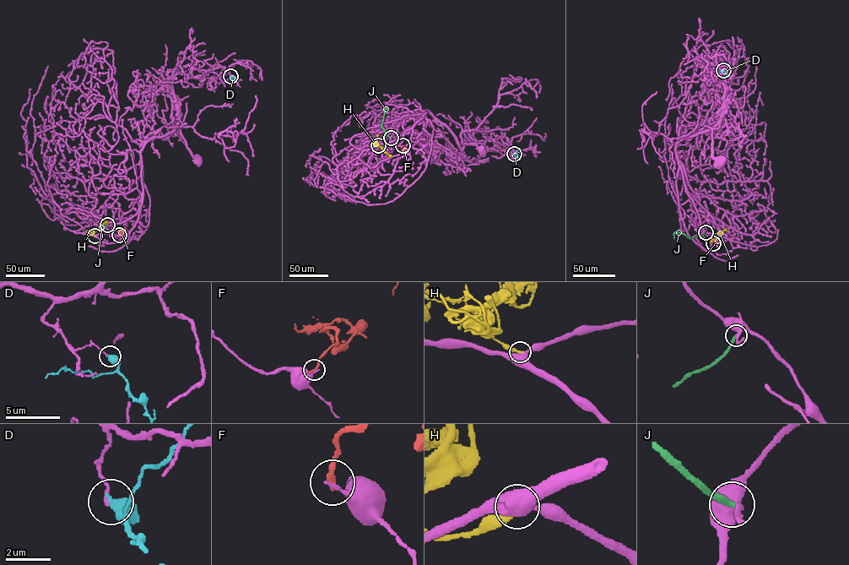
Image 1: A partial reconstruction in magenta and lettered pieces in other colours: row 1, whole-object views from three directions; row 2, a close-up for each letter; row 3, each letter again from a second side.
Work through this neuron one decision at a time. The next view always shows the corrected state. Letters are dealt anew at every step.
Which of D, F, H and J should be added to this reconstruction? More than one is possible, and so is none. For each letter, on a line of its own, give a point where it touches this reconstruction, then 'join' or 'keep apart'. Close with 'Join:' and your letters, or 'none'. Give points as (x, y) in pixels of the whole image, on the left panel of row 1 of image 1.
D: contact (230, 76); keep apart
F: contact (119, 235); keep apart
H: contact (94, 236); keep apart
J: contact (107, 225); keep apart
Join: none

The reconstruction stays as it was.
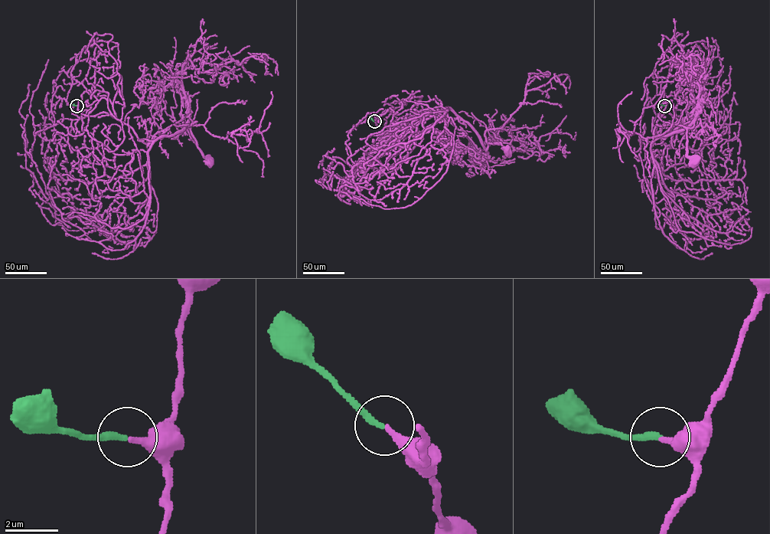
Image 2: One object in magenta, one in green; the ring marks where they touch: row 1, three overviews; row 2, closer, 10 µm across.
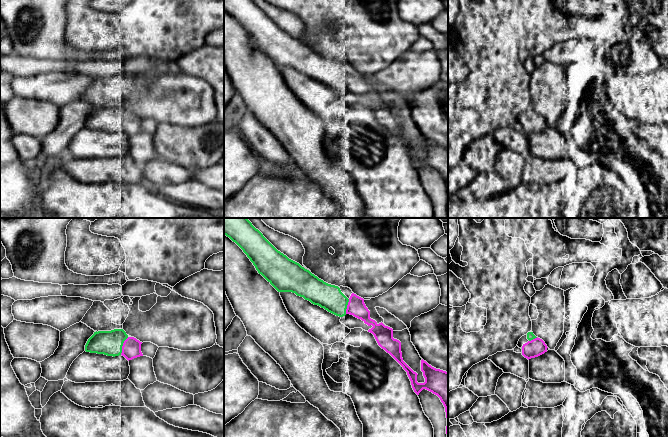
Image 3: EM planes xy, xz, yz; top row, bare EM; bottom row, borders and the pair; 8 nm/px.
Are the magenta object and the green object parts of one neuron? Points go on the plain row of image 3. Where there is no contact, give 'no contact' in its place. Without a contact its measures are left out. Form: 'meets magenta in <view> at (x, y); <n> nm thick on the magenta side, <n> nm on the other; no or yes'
meets magenta in xy at (122, 122); 150 nm thick on the magenta side, 200 nm on the other; yes

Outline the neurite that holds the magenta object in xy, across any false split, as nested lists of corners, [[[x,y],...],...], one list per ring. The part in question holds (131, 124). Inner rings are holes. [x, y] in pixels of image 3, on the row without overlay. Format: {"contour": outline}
{"contour": [[[123,105],[96,107],[88,115],[85,127],[107,132],[124,132],[128,137],[143,132],[141,120],[134,113],[129,113]]]}

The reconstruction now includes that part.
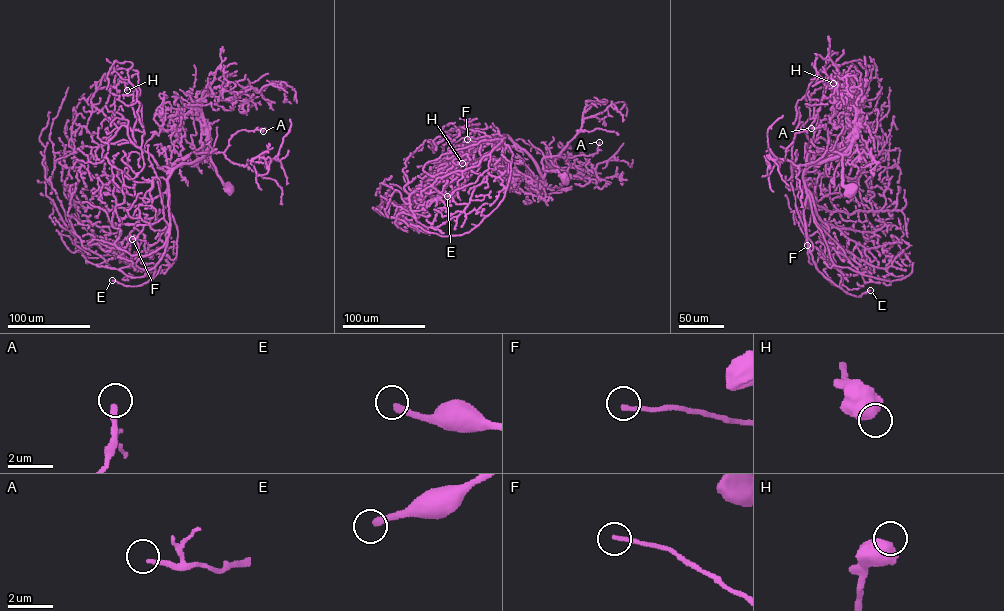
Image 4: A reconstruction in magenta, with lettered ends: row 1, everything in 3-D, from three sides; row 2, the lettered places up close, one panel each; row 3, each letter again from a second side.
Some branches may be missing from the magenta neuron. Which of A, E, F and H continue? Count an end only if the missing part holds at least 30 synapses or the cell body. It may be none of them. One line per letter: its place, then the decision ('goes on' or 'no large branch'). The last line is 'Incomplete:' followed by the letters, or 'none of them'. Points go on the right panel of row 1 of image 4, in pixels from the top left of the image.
A: place (811, 128); no large branch
E: place (870, 290); goes on
F: place (807, 245); no large branch
H: place (833, 83); no large branch
Incomplete: E

